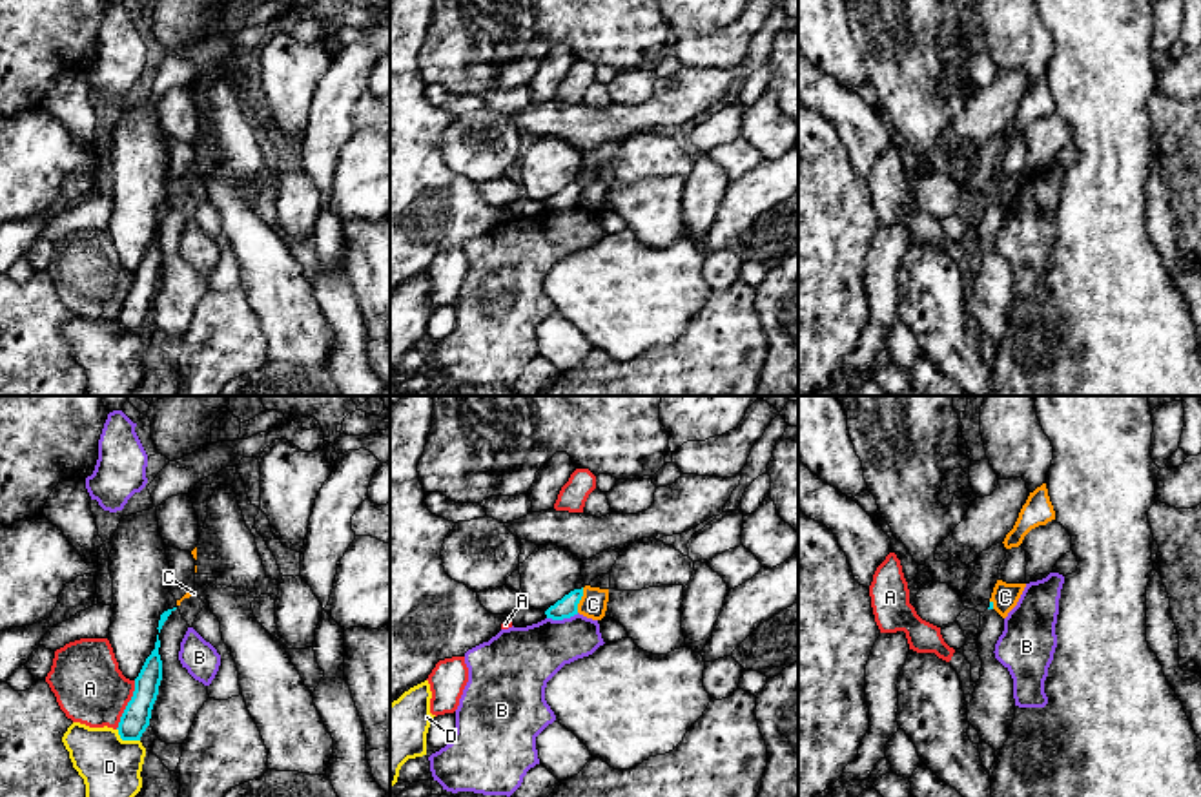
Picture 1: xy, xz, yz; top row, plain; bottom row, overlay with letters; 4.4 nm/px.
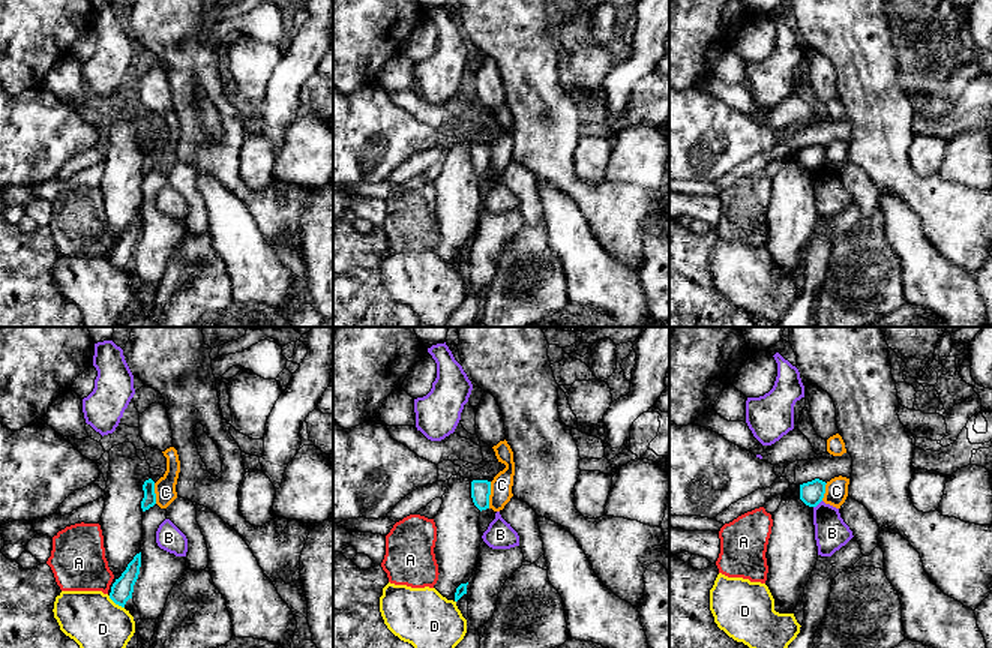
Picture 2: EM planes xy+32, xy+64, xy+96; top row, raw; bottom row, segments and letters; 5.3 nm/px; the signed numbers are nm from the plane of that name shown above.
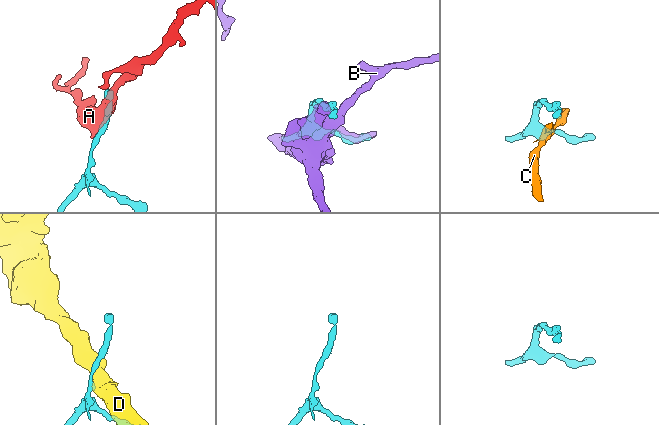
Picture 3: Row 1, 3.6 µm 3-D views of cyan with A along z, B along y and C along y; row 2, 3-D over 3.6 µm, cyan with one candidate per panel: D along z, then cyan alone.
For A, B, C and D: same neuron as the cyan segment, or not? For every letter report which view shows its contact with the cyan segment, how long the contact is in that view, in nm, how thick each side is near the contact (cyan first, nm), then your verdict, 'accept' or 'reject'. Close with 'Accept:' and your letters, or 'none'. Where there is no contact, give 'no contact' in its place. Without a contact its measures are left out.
A: xy | 240 nm | 120/320 nm | reject
B: xz | 150 nm | 90/280 nm | reject
C: xz | 120 nm | 90/120 nm | reject
D: xy | 120 nm | 120/260 nm | reject
Accept: none

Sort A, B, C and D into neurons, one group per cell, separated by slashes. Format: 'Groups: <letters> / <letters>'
Groups: A / B / C / D

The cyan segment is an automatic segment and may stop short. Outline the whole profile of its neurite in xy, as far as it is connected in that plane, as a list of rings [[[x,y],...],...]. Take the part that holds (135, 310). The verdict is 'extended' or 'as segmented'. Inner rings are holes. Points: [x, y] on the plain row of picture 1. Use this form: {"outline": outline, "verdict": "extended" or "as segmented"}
{"outline": [[[157,226],[155,241],[146,250],[139,268],[135,270],[133,288],[128,294],[117,319],[122,332],[140,332],[142,325],[149,317],[151,301],[162,272],[162,252],[159,239],[160,232]]], "verdict": "as segmented"}

